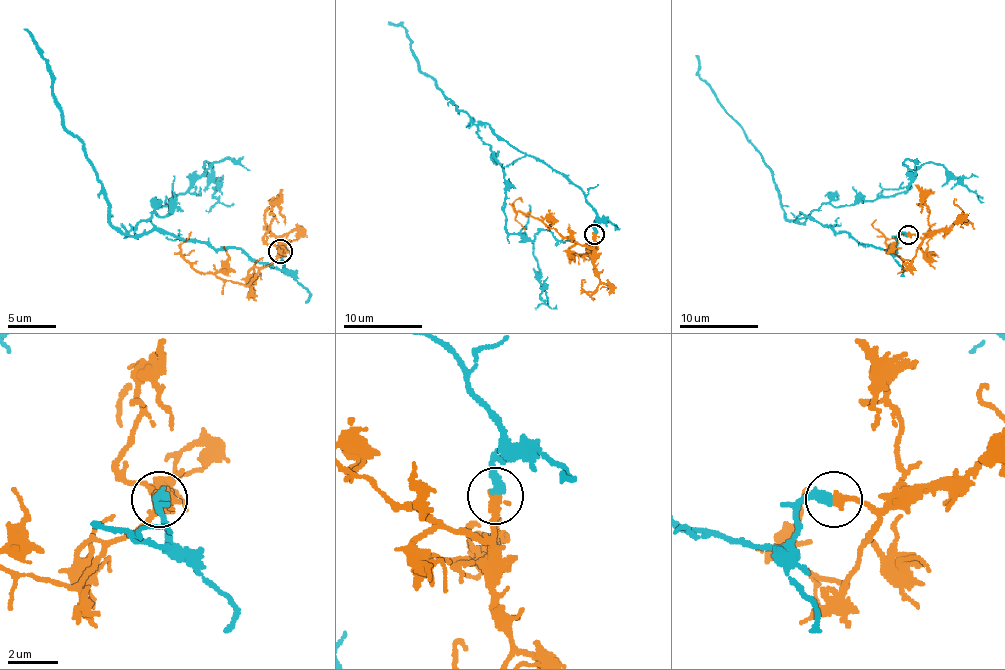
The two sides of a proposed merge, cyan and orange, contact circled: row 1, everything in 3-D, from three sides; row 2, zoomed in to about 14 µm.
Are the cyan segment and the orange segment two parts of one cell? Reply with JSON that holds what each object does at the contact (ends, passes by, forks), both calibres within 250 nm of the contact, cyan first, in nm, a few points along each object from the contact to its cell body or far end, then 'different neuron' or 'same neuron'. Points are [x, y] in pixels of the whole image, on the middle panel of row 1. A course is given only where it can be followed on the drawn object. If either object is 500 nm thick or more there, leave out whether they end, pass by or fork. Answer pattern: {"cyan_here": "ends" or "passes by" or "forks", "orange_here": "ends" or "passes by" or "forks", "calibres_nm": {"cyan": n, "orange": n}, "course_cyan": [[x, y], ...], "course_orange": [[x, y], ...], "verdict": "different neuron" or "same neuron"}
{"cyan_here": "ends", "orange_here": "ends", "calibres_nm": {"cyan": 440, "orange": 340}, "course_cyan": [[595, 234], [595, 208], [579, 189], [479, 128], [503, 169], [506, 230], [534, 243], [542, 298], [555, 304]], "course_orange": [[595, 234], [595, 241], [587, 247], [540, 220], [514, 210], [518, 198], [522, 202]], "verdict": "same neuron"}

